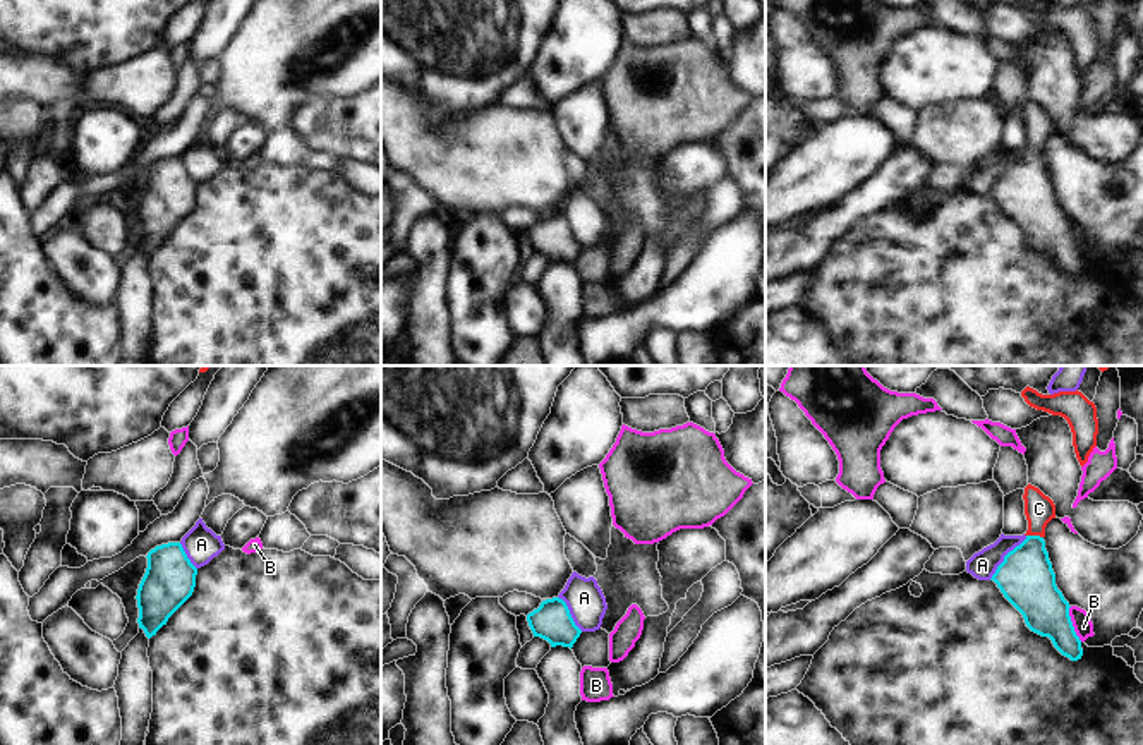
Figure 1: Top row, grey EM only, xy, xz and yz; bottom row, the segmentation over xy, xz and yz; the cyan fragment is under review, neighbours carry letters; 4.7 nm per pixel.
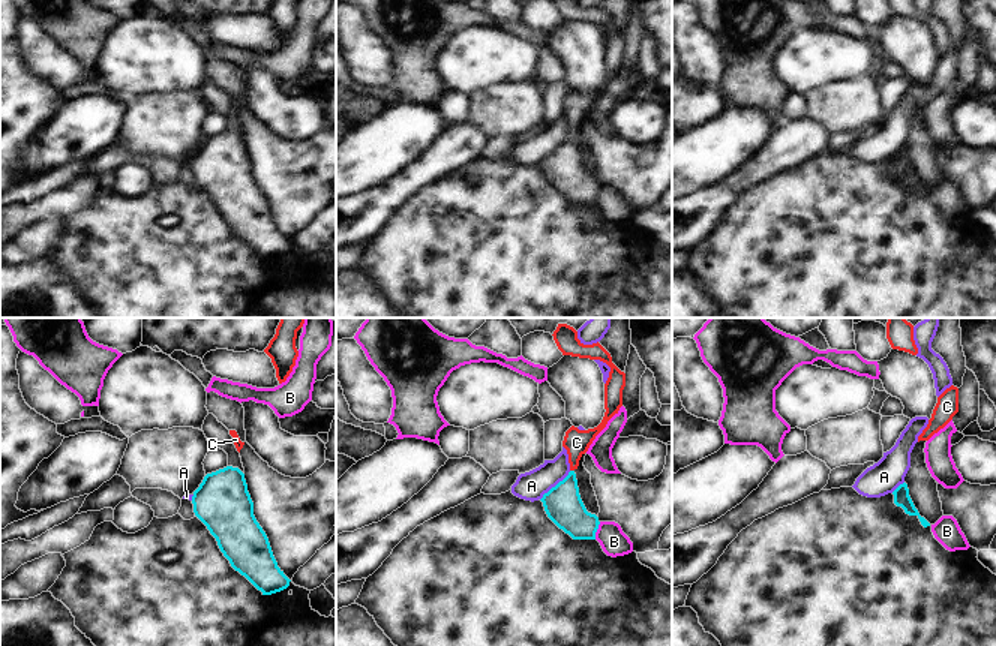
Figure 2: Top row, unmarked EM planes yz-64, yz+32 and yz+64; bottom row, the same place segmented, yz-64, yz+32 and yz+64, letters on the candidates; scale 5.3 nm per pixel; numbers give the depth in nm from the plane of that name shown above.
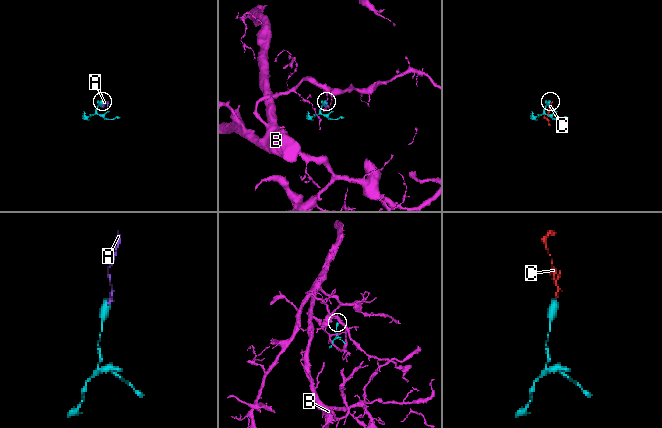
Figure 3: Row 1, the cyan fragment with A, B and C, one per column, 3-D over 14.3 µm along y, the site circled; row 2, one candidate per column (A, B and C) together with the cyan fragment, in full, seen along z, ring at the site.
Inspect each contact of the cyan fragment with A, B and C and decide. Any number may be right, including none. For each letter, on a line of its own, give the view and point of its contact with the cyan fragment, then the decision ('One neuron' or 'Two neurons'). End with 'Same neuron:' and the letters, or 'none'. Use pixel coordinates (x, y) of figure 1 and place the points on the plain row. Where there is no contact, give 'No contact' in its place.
A: Touches cyan at yz (1004, 172). Two neurons
B: Touches cyan at yz (1071, 239). Two neurons
C: Touches cyan at yz (1035, 151). One neuron
Same neuron: C

